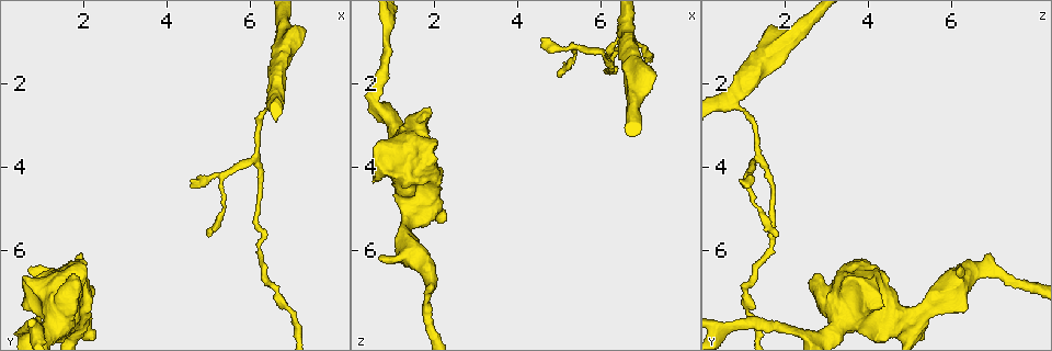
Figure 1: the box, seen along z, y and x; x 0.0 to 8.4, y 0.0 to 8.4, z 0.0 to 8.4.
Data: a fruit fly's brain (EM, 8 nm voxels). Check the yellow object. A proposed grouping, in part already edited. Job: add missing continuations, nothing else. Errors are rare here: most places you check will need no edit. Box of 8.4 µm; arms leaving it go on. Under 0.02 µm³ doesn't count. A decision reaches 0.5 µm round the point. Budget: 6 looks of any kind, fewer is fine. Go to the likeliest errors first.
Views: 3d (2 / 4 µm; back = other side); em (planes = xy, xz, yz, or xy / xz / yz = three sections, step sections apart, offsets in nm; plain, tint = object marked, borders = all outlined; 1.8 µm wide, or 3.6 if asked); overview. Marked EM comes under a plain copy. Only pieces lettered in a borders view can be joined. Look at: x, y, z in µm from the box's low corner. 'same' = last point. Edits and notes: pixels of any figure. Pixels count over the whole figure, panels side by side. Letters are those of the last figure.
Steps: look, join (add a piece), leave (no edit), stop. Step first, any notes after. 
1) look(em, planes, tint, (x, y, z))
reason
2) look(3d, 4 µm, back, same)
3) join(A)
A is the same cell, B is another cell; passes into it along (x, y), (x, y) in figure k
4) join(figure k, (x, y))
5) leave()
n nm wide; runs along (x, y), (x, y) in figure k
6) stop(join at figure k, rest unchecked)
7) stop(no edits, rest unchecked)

look(3d, 4 µm, (1.80, 6.15, 6.90))
branch stops here

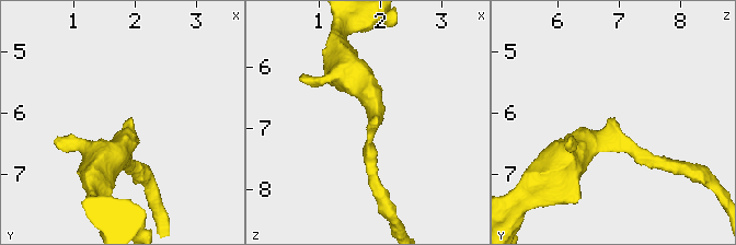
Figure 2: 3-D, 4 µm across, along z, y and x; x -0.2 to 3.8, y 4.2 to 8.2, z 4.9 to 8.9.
look(em, planes, borders, (1.85, 6.15, 6.90))
arms of 200, 440 nm; need the tissue

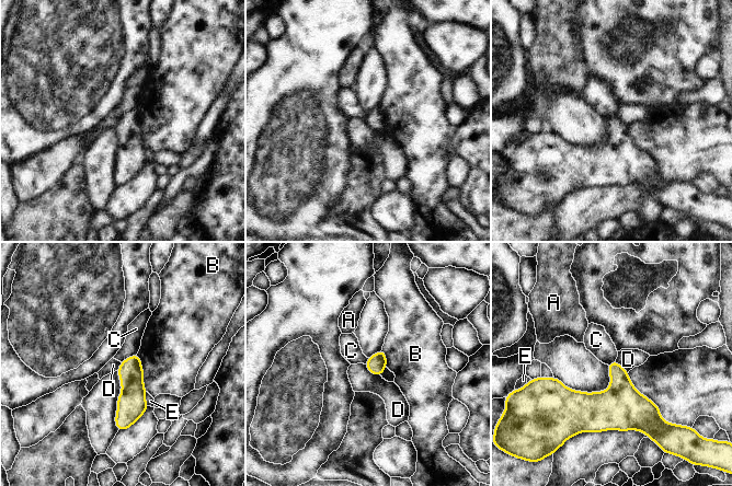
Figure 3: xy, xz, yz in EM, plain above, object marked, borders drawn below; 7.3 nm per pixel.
leave()
A, B, C, D and E are other cells; no lettered piece goes on from it

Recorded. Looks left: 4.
look(3d, 4 µm, (6.15, 3.80, 1.40))
two arms in line, one across

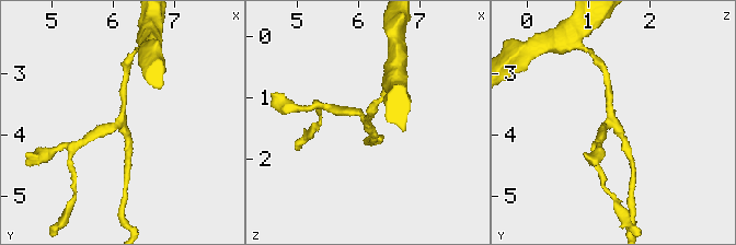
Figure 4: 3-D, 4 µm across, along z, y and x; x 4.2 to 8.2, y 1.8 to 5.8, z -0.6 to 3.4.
look(em, planes, borders, (6.10, 3.75, 1.40))
3 arms; now the EM

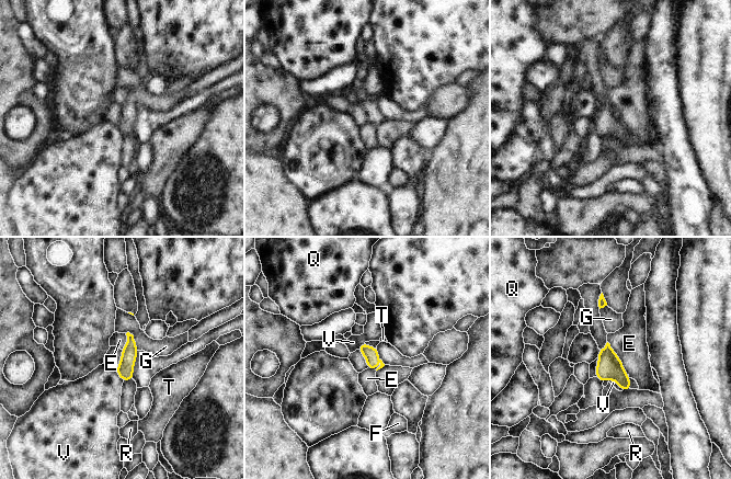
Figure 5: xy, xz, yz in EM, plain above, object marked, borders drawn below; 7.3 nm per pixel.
leave()
E touches over 320 nm; E, F, G, Q, R, T and V are other cells; border along (607, 341), (630, 377) in figure 5; none of them fits

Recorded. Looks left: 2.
stop(no edits, rest unchecked)

